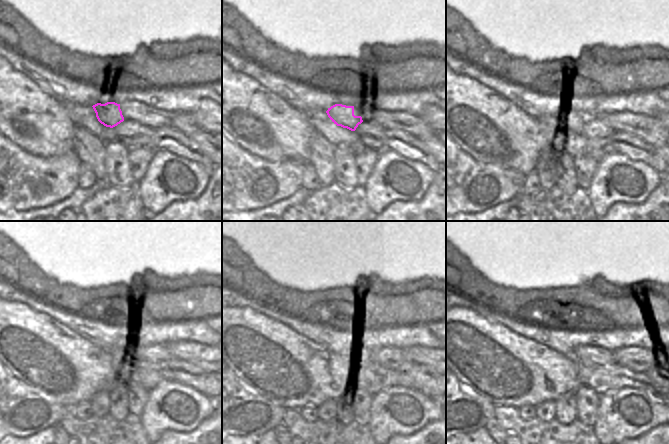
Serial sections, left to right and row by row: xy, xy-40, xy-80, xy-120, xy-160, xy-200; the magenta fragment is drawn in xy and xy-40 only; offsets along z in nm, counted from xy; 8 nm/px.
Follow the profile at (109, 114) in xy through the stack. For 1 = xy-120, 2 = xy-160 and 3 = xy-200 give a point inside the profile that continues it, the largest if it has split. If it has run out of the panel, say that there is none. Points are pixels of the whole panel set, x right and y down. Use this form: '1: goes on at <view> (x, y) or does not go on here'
1: goes on at xy-120 (137, 351)
2: goes on at xy-160 (365, 353)
3: goes on at xy-200 (591, 356)

